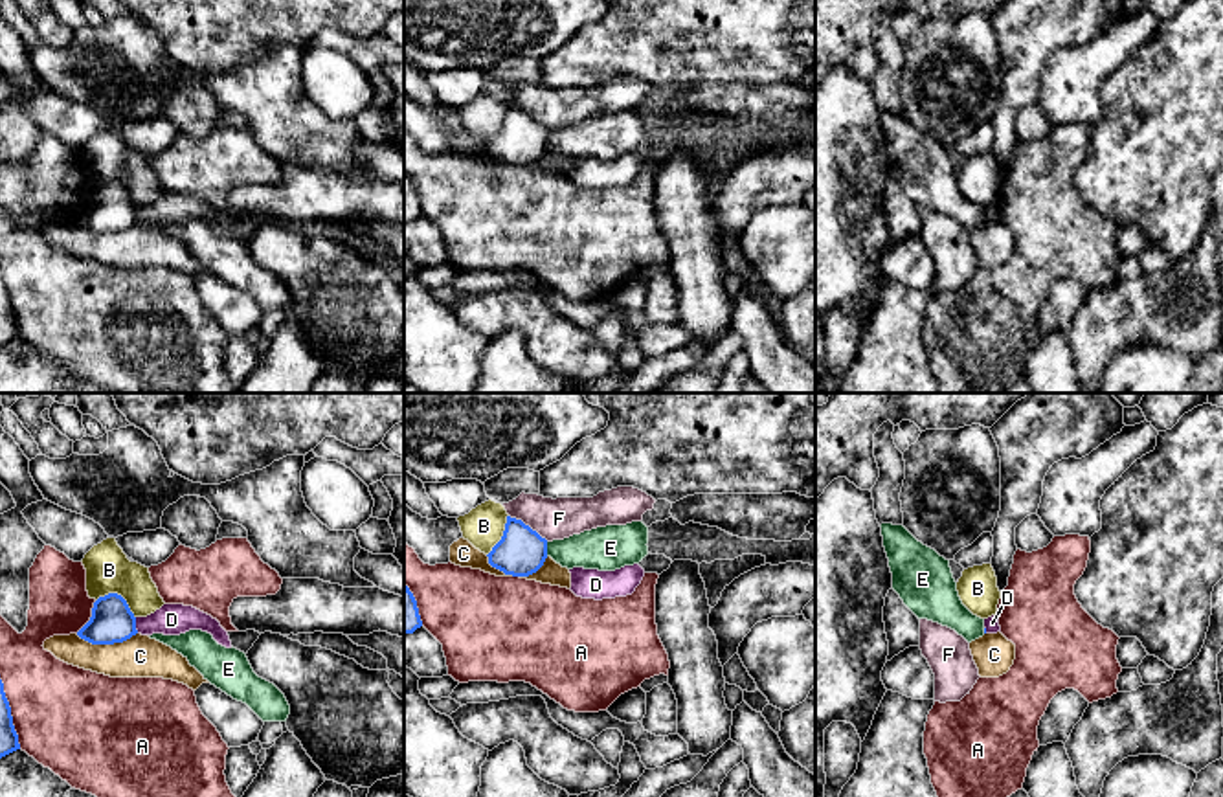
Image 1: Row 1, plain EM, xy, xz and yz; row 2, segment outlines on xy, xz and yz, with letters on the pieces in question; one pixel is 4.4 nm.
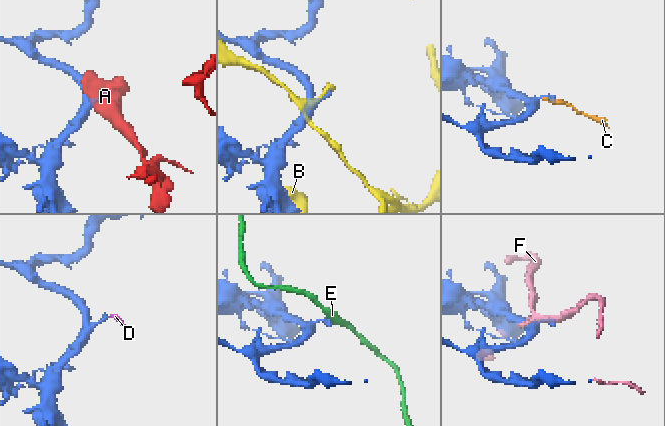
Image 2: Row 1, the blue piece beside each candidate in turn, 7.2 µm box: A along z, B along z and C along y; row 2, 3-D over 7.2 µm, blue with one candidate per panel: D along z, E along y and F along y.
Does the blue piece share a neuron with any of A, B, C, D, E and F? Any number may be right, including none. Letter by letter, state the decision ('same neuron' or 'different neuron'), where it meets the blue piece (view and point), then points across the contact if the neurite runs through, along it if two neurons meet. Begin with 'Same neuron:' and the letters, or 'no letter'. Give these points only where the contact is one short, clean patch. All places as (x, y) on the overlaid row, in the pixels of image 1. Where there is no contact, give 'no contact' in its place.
Same neuron: no letter
A: different neuron; contact xy (90, 617)
B: different neuron; contact xy (120, 595); border xy (96, 599), (118, 594), (134, 617)
C: different neuron; contact xy (105, 643); border xy (136, 632), (112, 643), (89, 643), (76, 634)
D: different neuron; contact xy (134, 625); border xy (134, 617), (138, 632)
E: different neuron; contact xz (546, 550); border xz (546, 542), (548, 555)
F: different neuron; contact xz (527, 526)

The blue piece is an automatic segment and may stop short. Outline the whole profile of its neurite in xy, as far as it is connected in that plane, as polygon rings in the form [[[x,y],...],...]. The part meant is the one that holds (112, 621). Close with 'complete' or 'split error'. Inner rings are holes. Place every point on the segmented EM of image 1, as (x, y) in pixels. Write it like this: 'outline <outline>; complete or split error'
outline [[[118,593],[99,597],[94,602],[90,621],[77,632],[81,639],[92,645],[123,643],[136,634],[136,617]]]; complete

